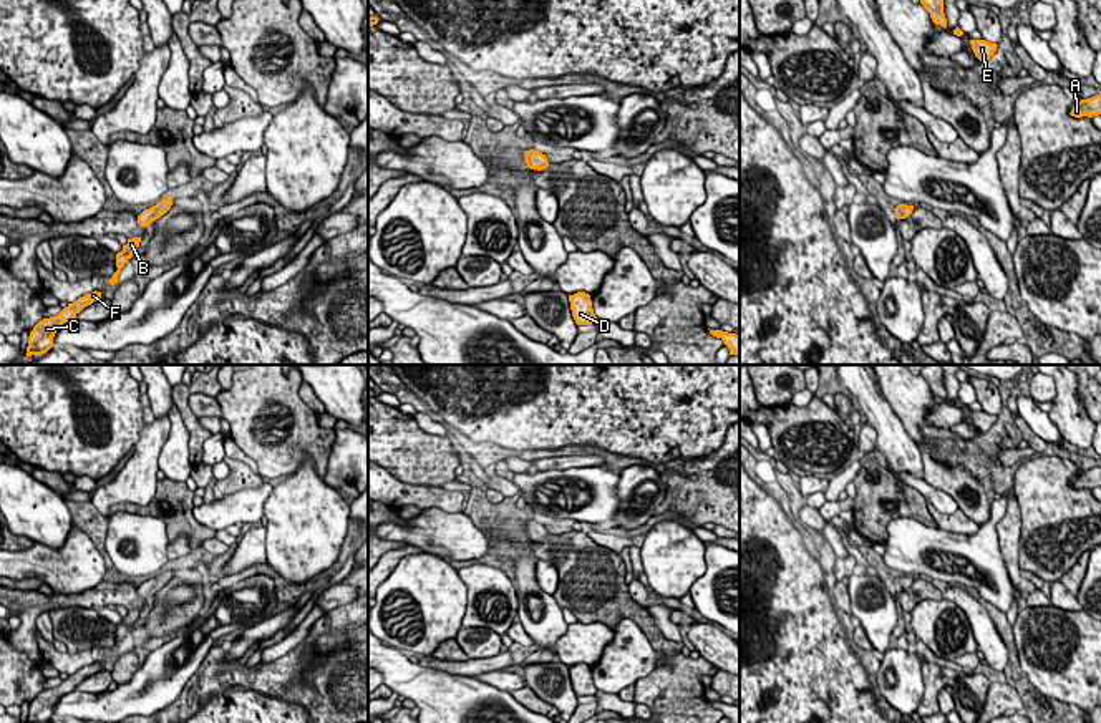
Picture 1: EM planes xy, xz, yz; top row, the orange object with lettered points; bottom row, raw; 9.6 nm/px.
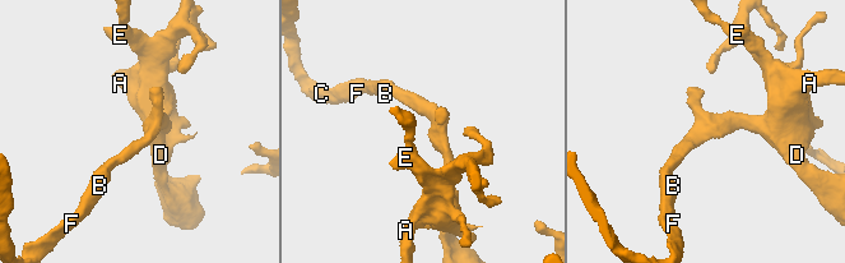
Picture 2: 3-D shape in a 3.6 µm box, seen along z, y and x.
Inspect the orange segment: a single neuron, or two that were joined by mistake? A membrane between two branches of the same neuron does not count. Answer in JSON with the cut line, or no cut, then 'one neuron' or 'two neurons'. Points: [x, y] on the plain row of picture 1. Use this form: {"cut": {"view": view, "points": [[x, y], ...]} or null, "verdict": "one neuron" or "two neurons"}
{"cut": null, "verdict": "one neuron"}

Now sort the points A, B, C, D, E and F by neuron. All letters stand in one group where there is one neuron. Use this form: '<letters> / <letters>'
A B C D E F

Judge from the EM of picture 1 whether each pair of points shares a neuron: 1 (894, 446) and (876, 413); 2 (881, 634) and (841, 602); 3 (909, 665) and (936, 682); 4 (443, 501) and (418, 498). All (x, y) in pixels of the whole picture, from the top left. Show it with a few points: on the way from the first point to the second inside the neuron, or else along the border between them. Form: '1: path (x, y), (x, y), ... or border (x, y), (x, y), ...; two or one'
1: path (891, 438), (884, 422); one
2: border (846, 586), (853, 614); two
3: border (922, 665), (922, 700), (917, 705); two
4: path (436, 498), (425, 498); one

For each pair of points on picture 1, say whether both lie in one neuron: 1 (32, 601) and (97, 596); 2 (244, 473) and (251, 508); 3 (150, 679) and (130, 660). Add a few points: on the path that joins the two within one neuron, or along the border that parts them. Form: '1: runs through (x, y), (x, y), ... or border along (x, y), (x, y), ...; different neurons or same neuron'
1: runs through (48, 601), (80, 599); same neuron
2: border along (264, 481), (216, 499); different neurons
3: border along (140, 667), (128, 680), (118, 685); different neurons

